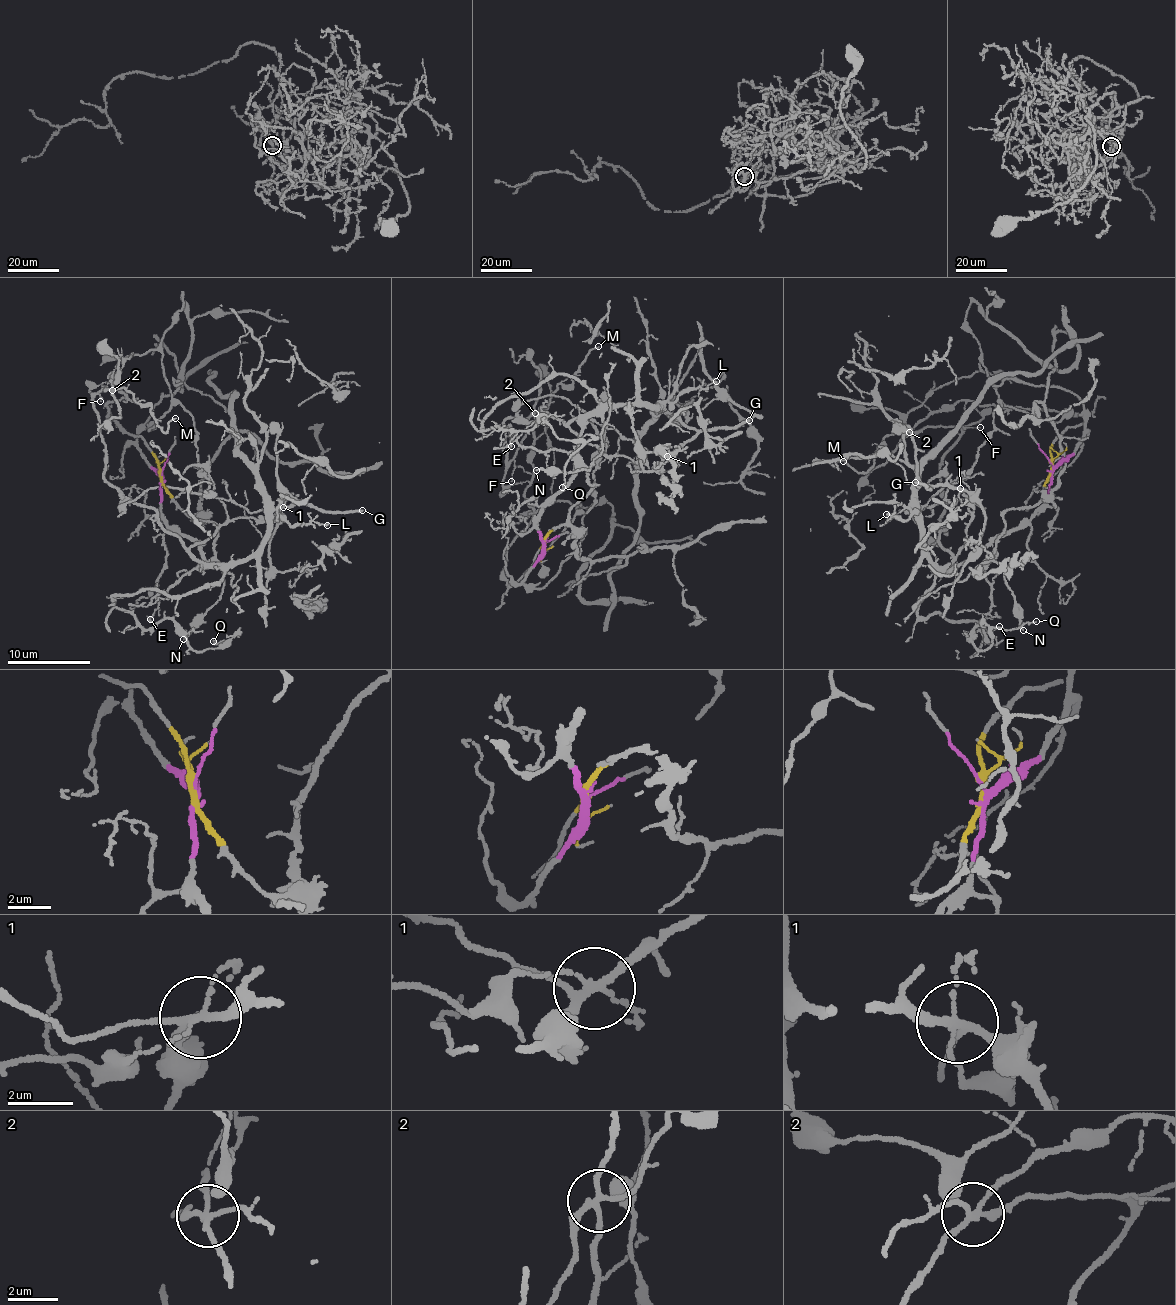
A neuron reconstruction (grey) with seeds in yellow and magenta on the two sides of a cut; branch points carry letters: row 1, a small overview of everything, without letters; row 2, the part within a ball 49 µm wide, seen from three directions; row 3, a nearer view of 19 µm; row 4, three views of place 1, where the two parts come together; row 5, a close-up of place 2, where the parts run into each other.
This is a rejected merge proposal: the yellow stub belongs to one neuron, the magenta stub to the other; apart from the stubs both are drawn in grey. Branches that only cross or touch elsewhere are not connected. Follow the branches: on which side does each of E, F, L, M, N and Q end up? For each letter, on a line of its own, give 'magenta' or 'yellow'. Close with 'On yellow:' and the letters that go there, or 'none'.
E: magenta
F: magenta
L: magenta
M: magenta
N: yellow
Q: magenta
On yellow: N

